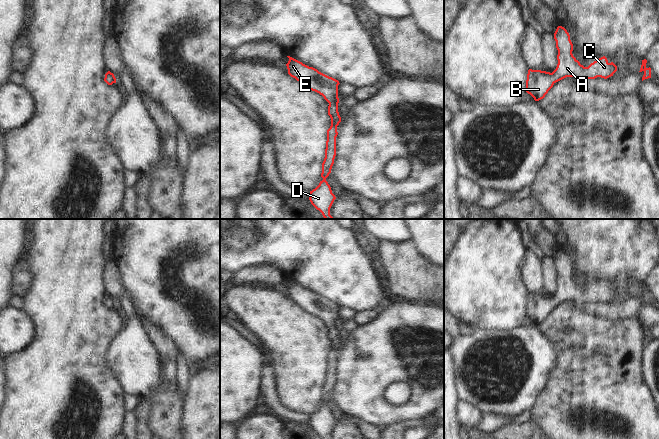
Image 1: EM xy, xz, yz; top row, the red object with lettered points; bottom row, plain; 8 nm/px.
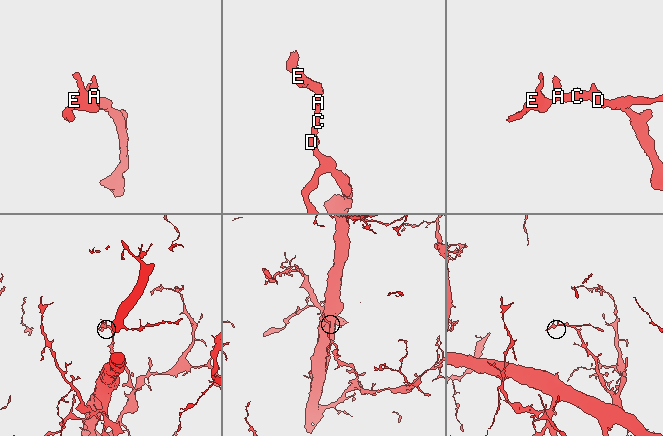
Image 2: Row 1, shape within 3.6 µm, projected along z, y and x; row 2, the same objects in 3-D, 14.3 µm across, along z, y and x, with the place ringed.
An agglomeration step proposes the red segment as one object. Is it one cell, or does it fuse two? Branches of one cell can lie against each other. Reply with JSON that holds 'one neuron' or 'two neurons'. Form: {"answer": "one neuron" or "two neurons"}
{"answer": "one neuron"}

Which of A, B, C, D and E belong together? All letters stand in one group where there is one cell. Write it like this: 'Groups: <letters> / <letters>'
Groups: A B C D E.

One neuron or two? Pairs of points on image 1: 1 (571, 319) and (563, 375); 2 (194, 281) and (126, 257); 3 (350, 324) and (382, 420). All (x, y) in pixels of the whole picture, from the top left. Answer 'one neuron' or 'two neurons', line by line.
1: one neuron
2: one neuron
3: two neurons

